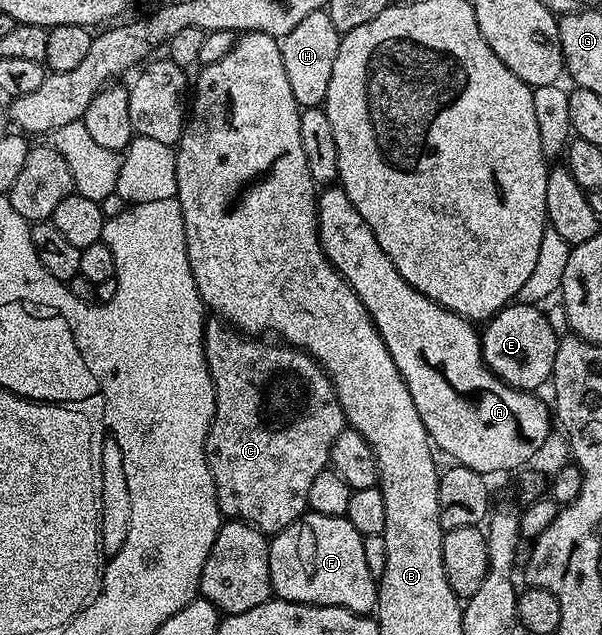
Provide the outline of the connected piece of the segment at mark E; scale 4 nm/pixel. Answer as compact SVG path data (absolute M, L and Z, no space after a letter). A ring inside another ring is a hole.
M510 304L488 319L481 334L481 355L496 378L502 378L511 388L540 391L540 386L553 377L555 352L559 334L553 331L549 318L533 306Z

